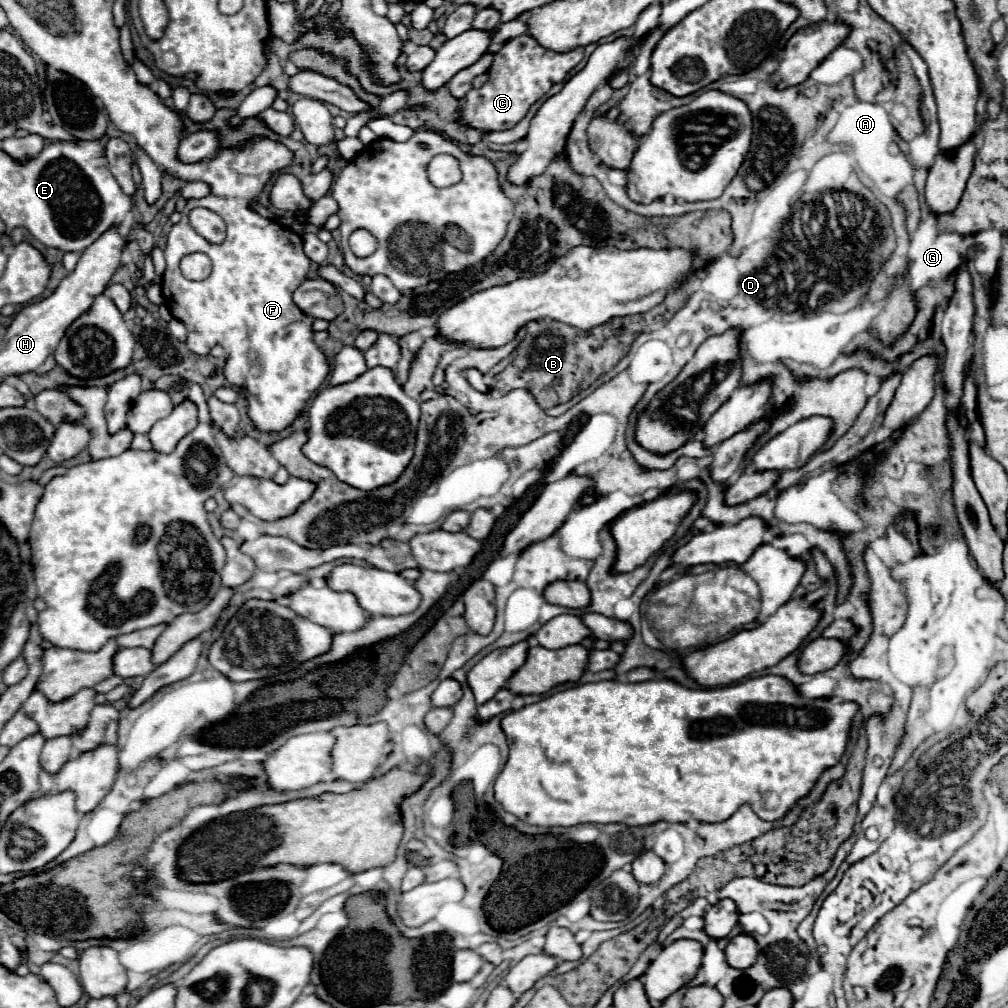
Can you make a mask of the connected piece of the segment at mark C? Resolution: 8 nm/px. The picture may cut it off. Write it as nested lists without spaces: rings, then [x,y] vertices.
[[[530,34],[516,36],[502,46],[502,50],[494,56],[494,64],[488,70],[490,78],[482,88],[472,88],[466,94],[466,106],[462,110],[462,122],[480,128],[484,132],[490,130],[506,130],[524,118],[528,108],[542,98],[552,84],[562,82],[566,74],[584,58],[584,48],[578,46],[568,52],[552,52],[536,42]]]

